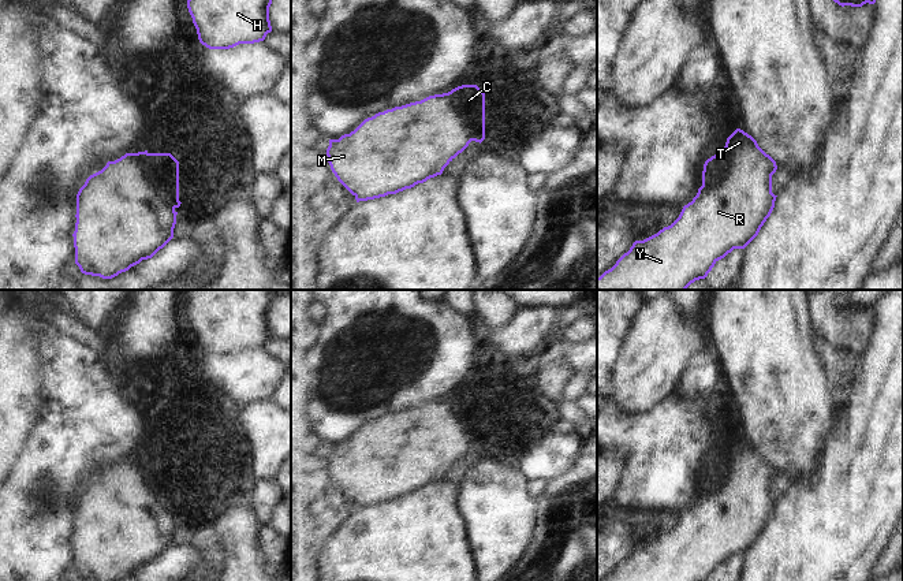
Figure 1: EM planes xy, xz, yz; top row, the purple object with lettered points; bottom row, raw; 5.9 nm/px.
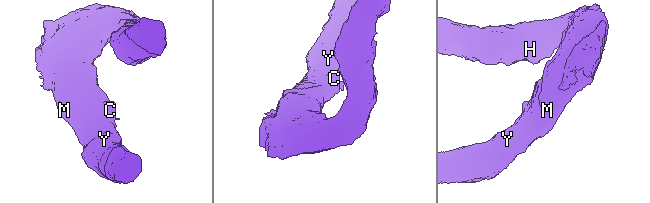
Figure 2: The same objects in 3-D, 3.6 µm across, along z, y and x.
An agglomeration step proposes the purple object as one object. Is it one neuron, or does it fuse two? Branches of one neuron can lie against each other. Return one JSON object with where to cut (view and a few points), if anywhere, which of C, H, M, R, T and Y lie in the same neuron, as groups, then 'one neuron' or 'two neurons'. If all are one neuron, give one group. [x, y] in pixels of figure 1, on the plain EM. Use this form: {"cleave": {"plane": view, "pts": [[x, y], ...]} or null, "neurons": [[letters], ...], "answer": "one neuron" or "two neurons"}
{"cleave": null, "neurons": [["C", "H", "M", "R", "T", "Y"]], "answer": "one neuron"}

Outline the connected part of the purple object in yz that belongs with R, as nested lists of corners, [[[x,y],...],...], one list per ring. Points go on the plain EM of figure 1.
[[[736,435],[724,457],[705,468],[702,492],[679,524],[657,540],[635,547],[602,581],[708,581],[719,566],[734,555],[745,555],[758,541],[775,514],[772,481],[776,476],[776,468],[757,447]]]

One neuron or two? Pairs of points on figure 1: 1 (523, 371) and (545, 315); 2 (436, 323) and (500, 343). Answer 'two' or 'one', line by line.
1: two
2: two

